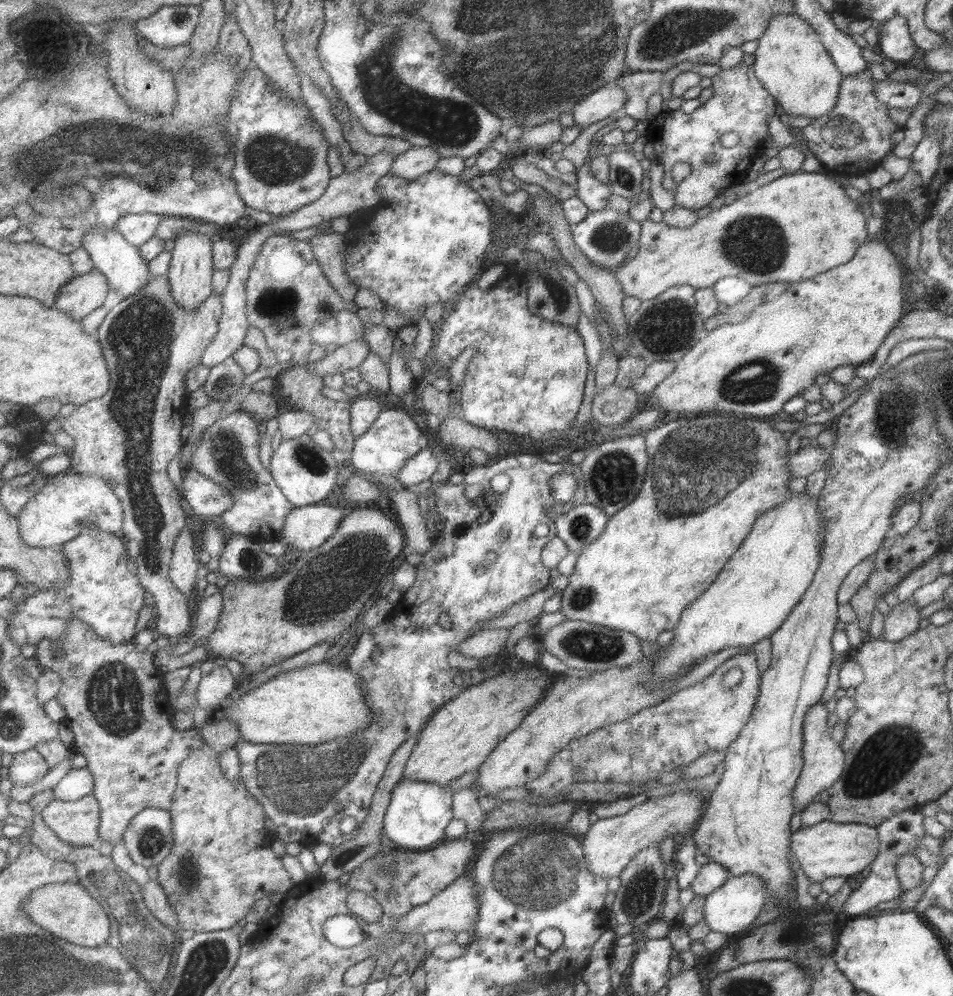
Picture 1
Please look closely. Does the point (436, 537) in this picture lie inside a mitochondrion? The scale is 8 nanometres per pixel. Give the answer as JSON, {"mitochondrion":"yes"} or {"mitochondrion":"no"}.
{"mitochondrion":"no"}

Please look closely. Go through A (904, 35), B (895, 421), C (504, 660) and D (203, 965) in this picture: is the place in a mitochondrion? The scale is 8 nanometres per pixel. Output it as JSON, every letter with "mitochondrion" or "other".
{"A":"other","B":"mitochondrion","C":"other","D":"mitochondrion"}

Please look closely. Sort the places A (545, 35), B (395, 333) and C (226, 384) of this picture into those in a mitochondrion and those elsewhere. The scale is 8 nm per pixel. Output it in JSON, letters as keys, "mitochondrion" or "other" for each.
{"A":"mitochondrion","B":"other","C":"mitochondrion"}

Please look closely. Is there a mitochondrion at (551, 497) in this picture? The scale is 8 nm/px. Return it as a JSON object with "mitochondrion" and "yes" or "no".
{"mitochondrion":"no"}

